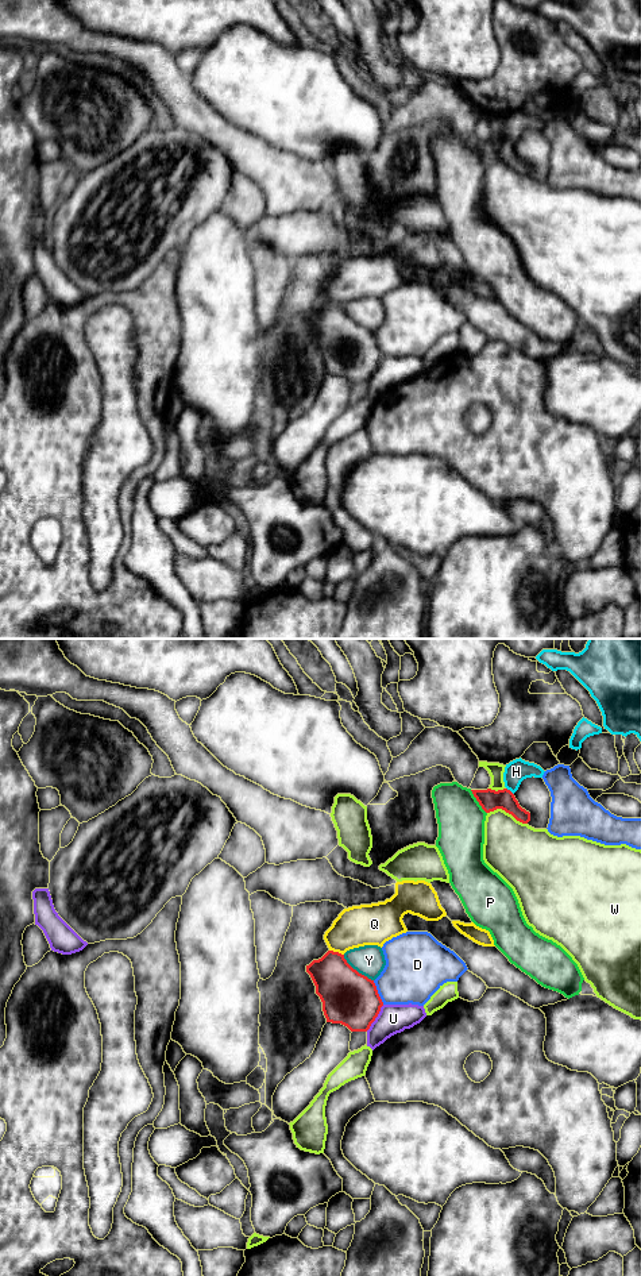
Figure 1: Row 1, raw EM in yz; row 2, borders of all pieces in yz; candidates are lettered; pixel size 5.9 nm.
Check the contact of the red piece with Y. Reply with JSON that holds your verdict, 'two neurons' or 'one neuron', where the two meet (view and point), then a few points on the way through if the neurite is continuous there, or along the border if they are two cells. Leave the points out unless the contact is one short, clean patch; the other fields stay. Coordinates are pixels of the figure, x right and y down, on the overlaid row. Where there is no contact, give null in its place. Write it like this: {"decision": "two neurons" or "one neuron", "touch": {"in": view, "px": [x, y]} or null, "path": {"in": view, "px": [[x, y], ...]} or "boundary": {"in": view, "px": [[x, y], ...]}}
{"decision": "one neuron", "touch": {"in": "yz", "px": [355, 970]}}

